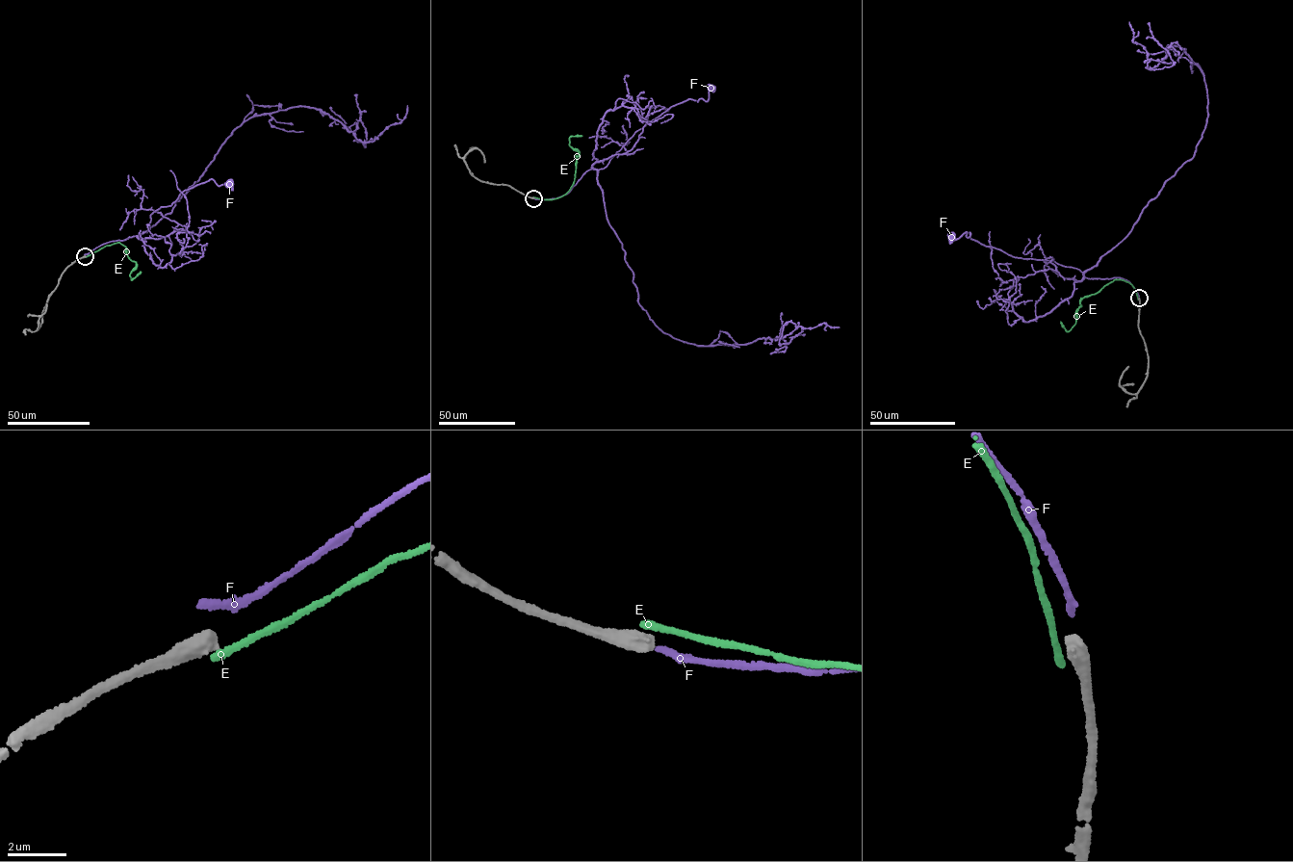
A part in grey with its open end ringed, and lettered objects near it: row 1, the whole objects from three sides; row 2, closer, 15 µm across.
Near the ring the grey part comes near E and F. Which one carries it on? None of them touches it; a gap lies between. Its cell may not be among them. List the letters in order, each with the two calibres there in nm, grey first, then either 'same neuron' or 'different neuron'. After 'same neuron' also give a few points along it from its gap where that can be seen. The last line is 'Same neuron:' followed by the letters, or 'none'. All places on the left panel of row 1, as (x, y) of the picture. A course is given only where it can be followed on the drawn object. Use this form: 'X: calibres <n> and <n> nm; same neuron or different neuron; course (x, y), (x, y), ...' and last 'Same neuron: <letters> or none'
E: calibres 500 and 280 nm; different neuron
F: calibres 500 and 240 nm; different neuron
Same neuron: none

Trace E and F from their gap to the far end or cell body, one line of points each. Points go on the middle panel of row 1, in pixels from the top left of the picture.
E: (533, 197), (555, 198), (570, 190), (579, 154), (569, 141), (581, 136)
F: (534, 198), (567, 194), (585, 171), (605, 168), (635, 132), (670, 108), (691, 98), (707, 101), (711, 87)

